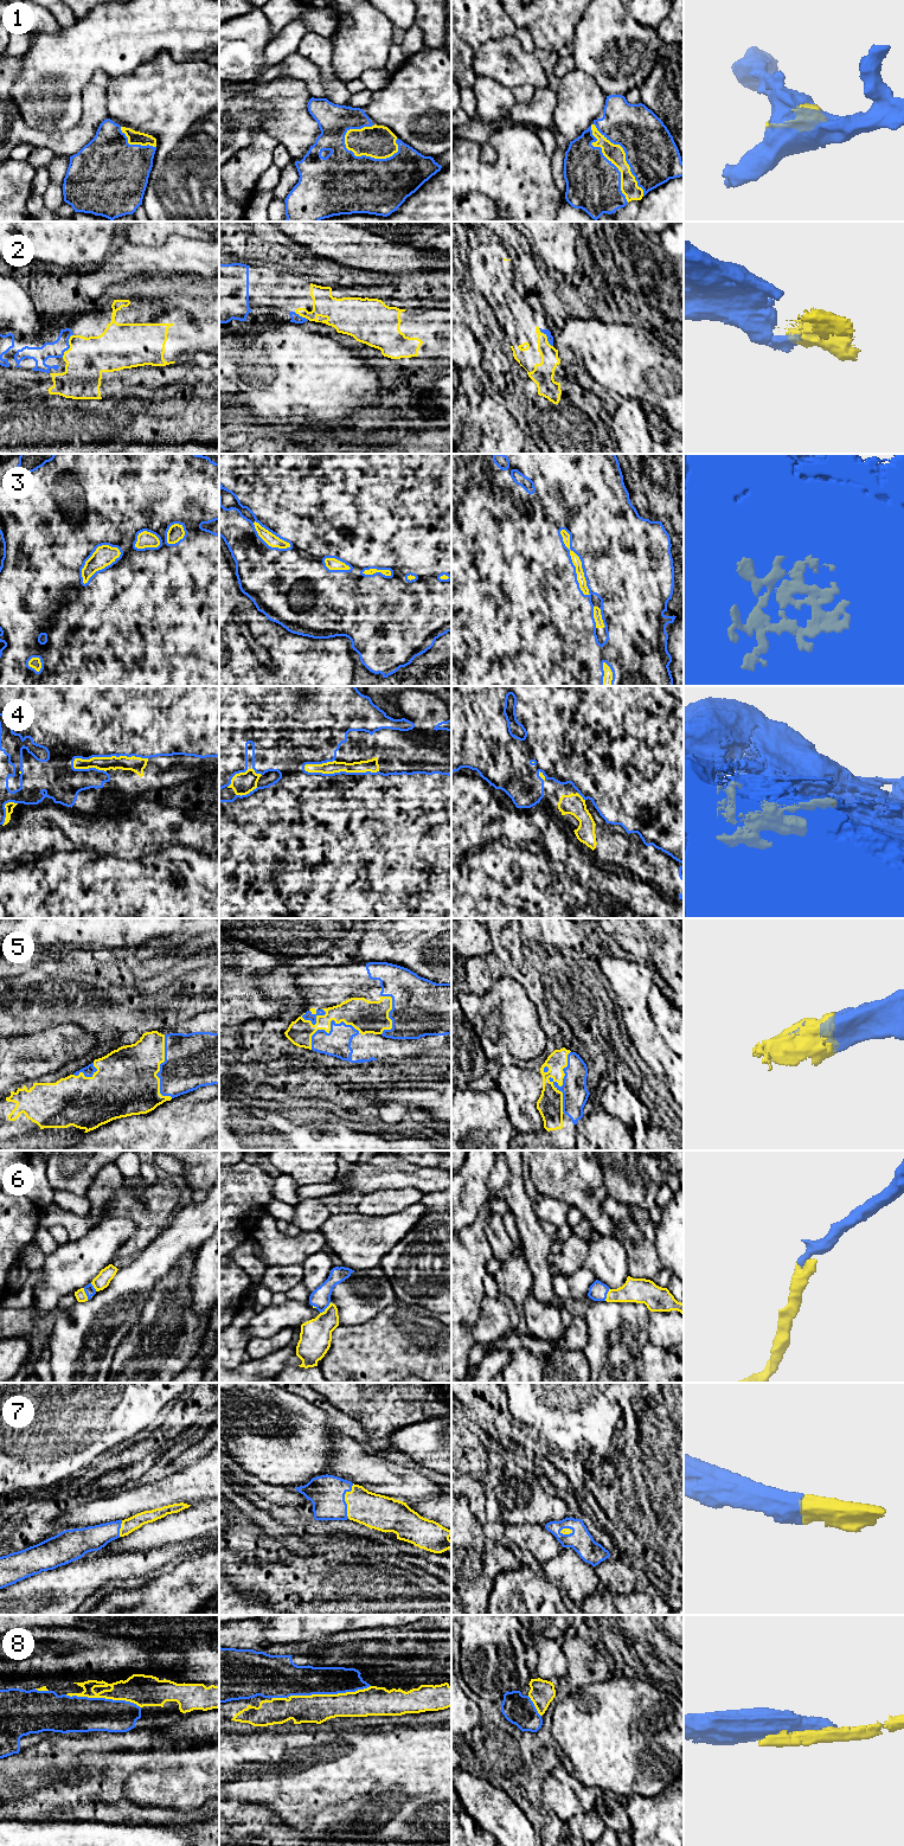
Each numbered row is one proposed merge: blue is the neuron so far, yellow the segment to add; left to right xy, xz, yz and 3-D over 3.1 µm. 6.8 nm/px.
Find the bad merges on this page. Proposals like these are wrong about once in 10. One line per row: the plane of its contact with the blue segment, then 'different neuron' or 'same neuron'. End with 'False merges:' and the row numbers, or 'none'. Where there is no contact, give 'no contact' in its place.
1: contact in yz; same neuron
2: contact in xy; same neuron
3: contact in yz; same neuron
4: contact in xy; same neuron
5: contact in yz; same neuron
6: contact in xz; same neuron
7: contact in xz; same neuron
8: contact in xz; same neuron
False merges: none

